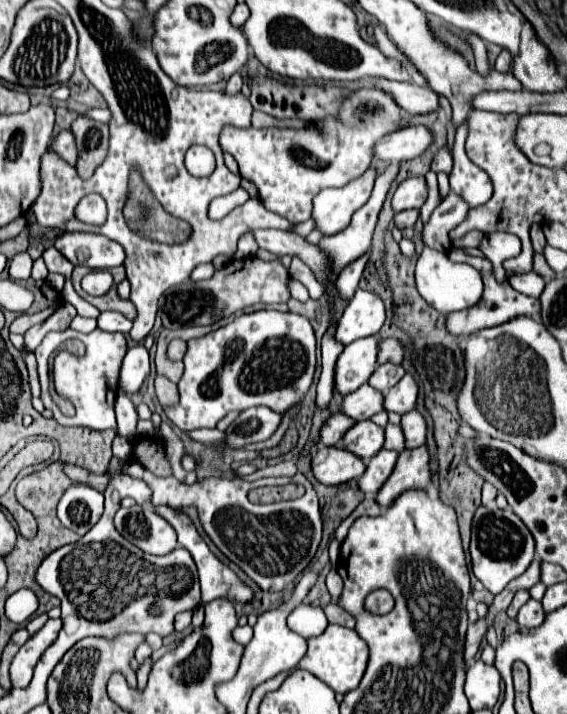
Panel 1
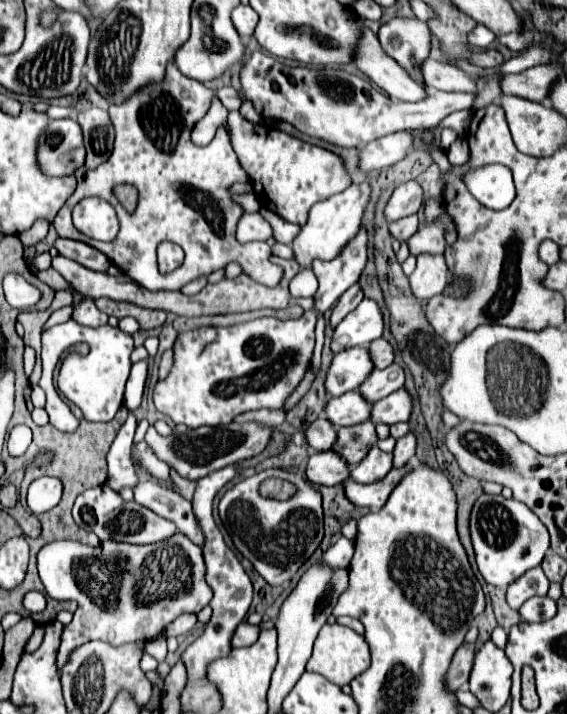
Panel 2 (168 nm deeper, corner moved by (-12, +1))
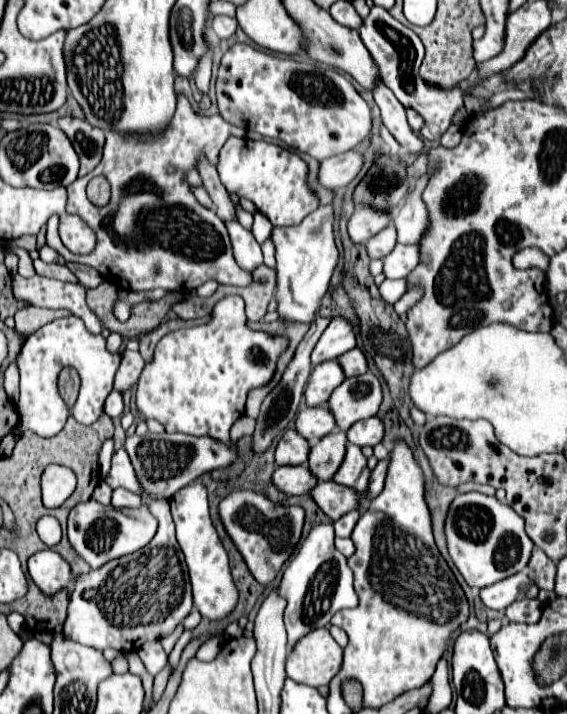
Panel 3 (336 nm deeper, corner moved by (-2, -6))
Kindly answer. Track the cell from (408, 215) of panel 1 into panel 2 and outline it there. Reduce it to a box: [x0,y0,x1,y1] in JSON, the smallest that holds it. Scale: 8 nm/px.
[390,216,418,242]

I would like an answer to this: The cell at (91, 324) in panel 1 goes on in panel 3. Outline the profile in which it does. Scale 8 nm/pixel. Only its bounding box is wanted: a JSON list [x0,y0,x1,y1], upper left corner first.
[12,275,102,333]

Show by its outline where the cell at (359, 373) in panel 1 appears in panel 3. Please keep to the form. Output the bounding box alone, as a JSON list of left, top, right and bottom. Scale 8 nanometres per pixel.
[304,361,344,407]

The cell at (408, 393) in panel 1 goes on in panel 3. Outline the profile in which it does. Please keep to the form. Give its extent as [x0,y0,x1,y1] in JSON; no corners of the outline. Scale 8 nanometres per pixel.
[348,417,384,447]

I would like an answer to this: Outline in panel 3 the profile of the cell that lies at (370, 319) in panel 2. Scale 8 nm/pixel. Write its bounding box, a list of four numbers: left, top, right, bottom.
[310,317,356,365]

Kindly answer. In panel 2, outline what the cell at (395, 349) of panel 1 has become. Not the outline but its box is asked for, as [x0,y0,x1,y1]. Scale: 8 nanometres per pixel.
[370,338,394,368]

